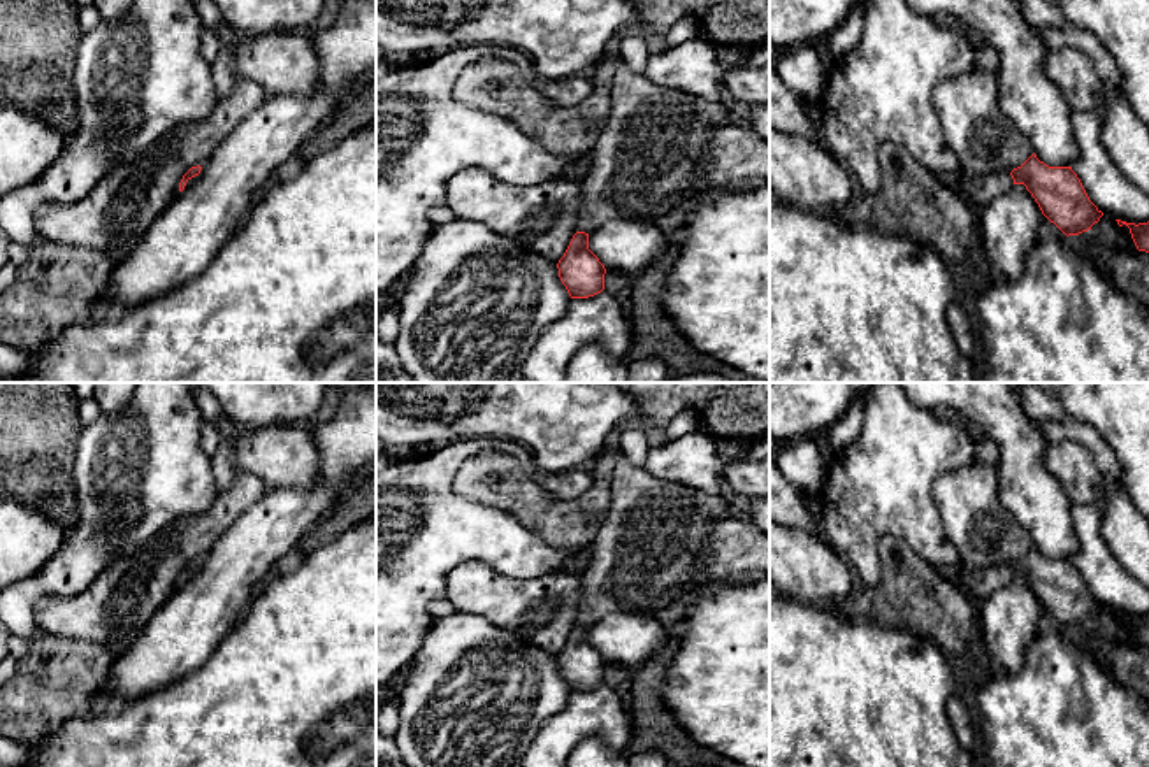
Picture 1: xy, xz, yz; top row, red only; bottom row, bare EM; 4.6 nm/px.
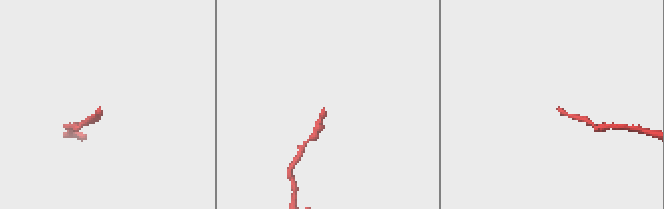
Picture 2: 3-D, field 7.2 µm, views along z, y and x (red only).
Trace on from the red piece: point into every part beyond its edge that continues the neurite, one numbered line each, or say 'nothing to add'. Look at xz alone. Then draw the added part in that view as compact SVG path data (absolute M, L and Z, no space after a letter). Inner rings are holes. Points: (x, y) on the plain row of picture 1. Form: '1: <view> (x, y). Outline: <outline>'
1: xz (661, 541). Outline: M622 425L615 427L603 448L615 458L613 479L610 481L611 507L592 541L590 560L582 572L582 602L578 625L590 627L611 613L652 616L668 606L682 602L706 584L729 584L750 576L770 574L770 535L755 523L729 516L731 504L720 497L690 488L675 481L661 481L643 467L632 467L620 449Z

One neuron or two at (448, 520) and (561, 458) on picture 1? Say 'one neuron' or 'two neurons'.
two neurons

